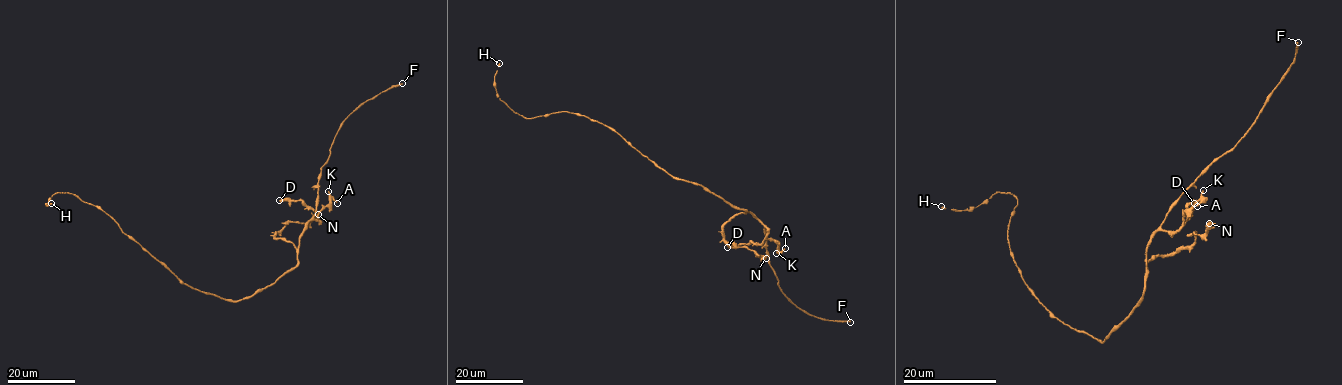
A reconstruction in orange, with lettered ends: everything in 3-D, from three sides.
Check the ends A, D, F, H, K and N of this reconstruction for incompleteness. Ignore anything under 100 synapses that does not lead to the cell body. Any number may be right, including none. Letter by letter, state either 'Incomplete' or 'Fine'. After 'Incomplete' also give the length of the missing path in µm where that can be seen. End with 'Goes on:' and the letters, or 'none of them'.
A: Fine
D: Fine
F: Incomplete. Missing length about 80 µm
H: Fine
K: Fine
N: Fine
Goes on: F

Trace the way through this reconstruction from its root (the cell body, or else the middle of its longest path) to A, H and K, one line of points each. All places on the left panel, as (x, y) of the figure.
A: (257, 290), (297, 264), (299, 236), (305, 225), (320, 220), (319, 213), (331, 198), (337, 203)
H: (257, 290), (238, 300), (226, 300), (194, 289), (94, 205), (66, 193), (56, 193), (46, 205), (51, 203)
K: (257, 290), (273, 283), (297, 264), (299, 236), (310, 220), (320, 220), (319, 213), (329, 203), (328, 191)

